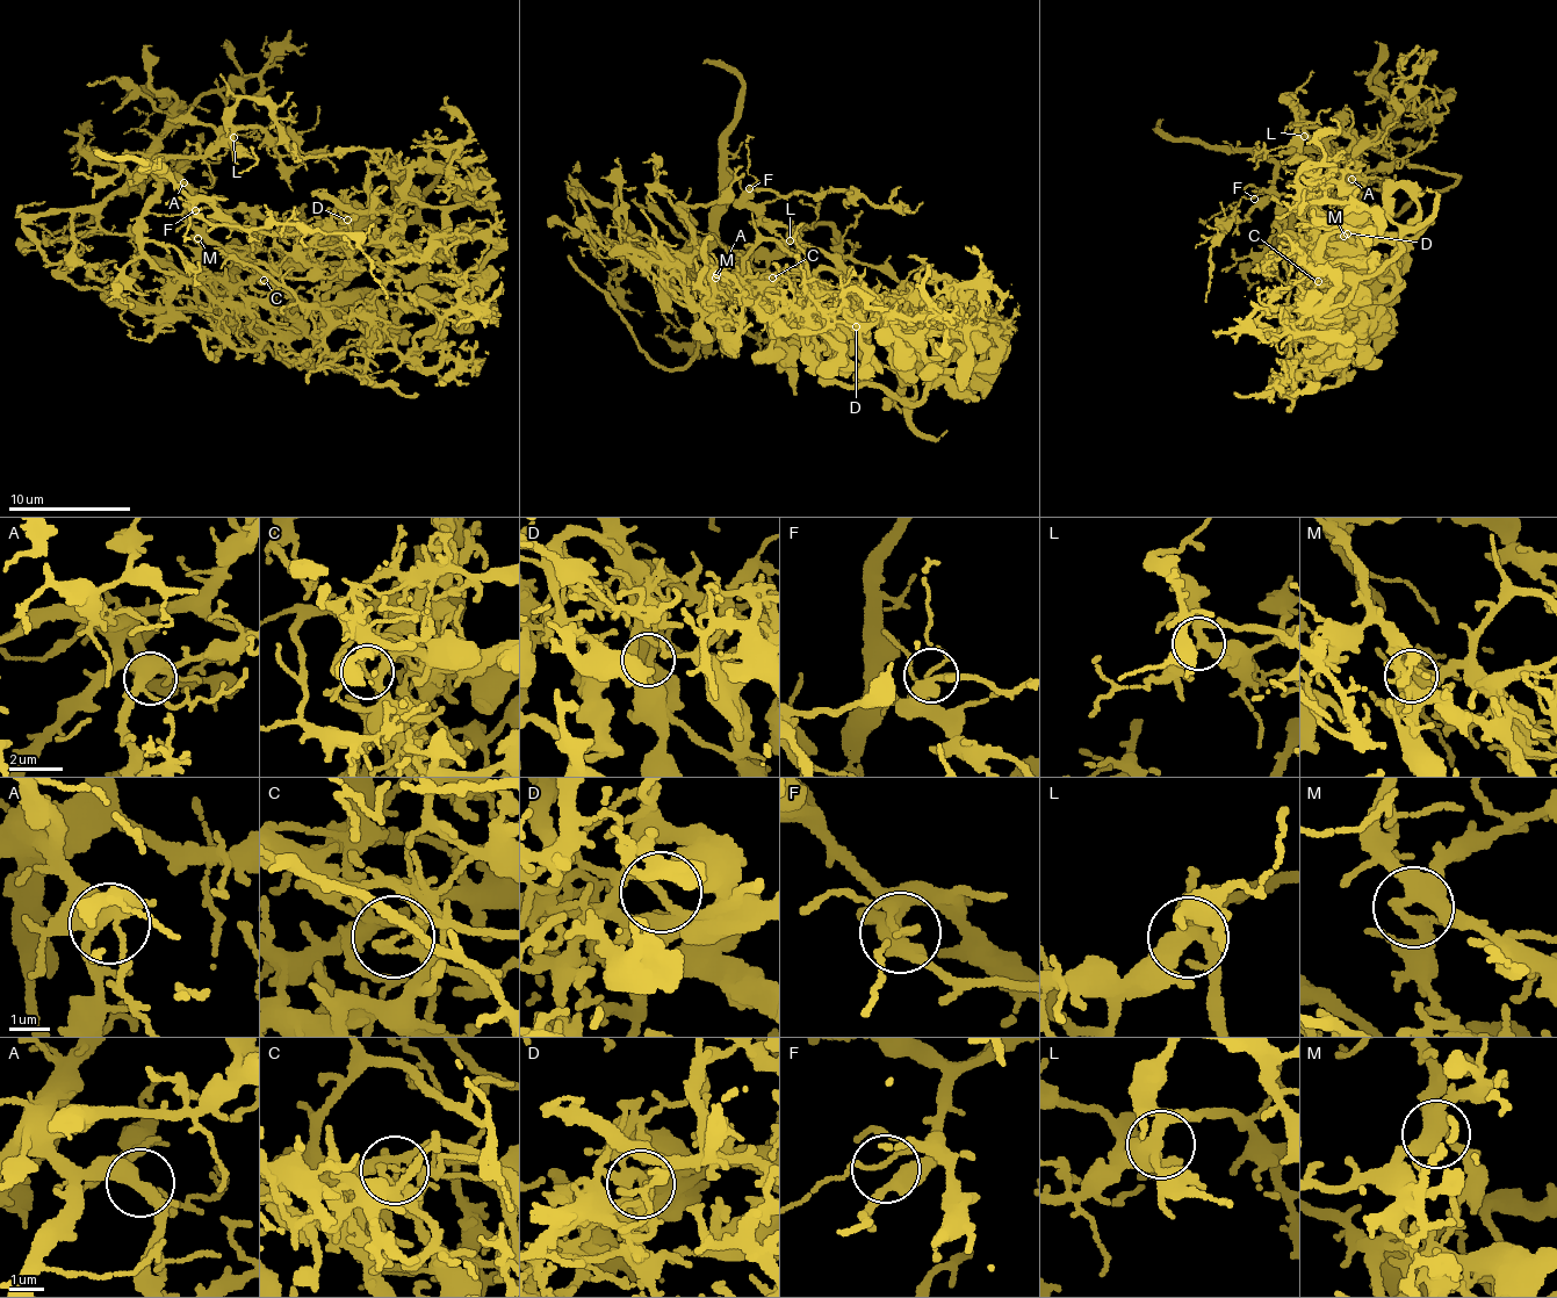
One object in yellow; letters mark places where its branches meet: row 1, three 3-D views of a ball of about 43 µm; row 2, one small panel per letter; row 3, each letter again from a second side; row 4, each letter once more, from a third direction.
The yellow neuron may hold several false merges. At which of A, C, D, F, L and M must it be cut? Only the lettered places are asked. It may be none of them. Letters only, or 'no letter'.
C, D

